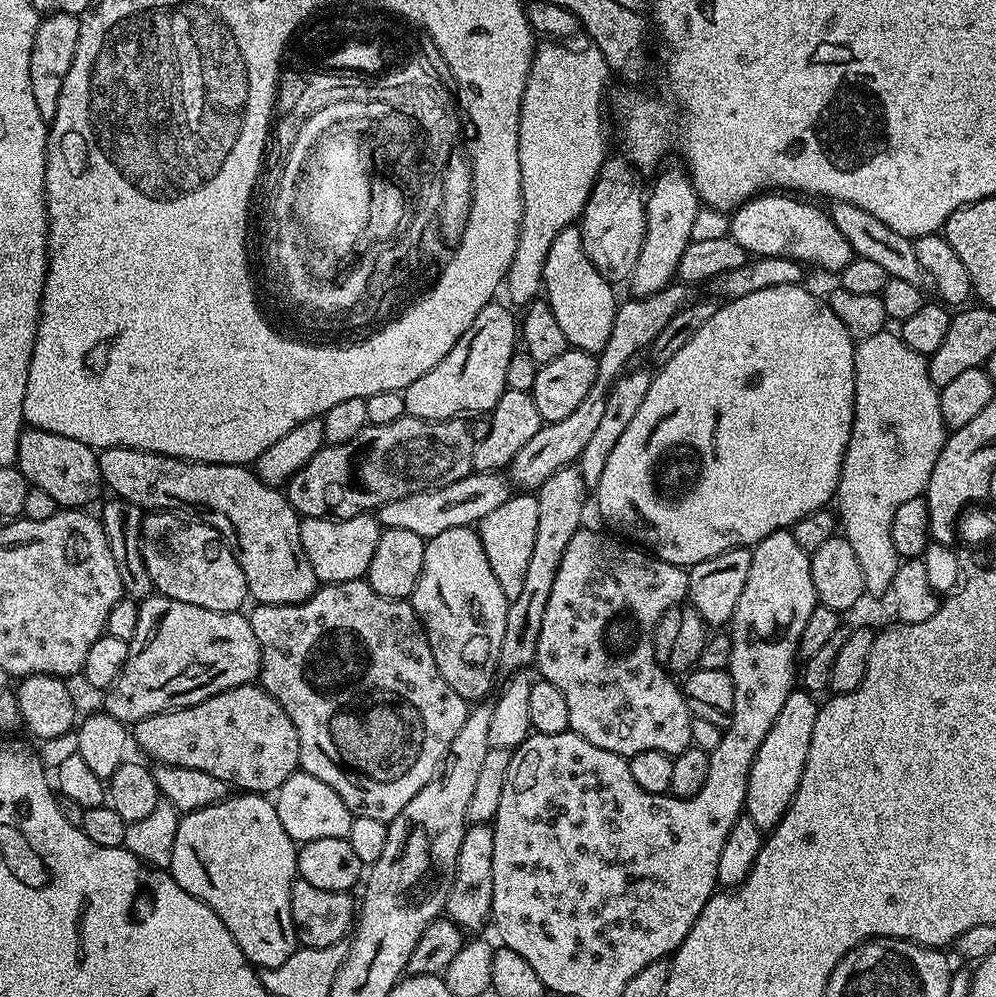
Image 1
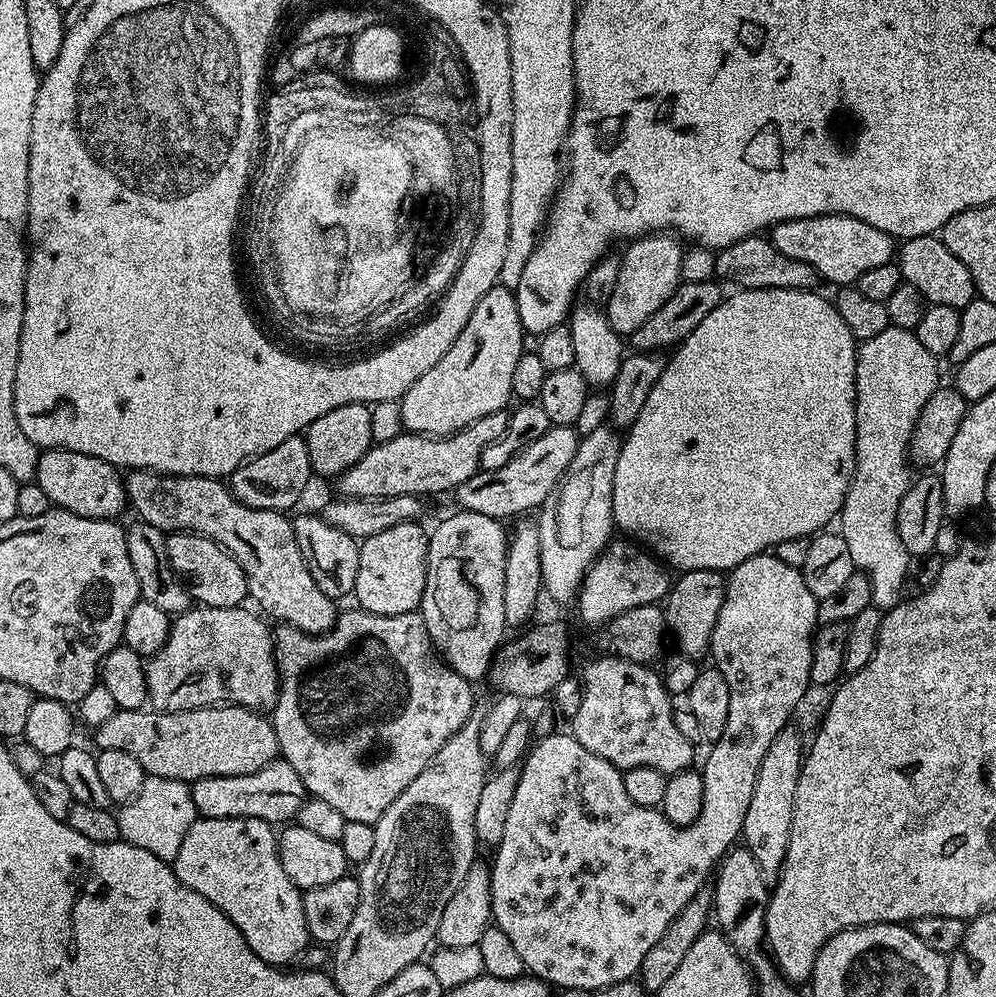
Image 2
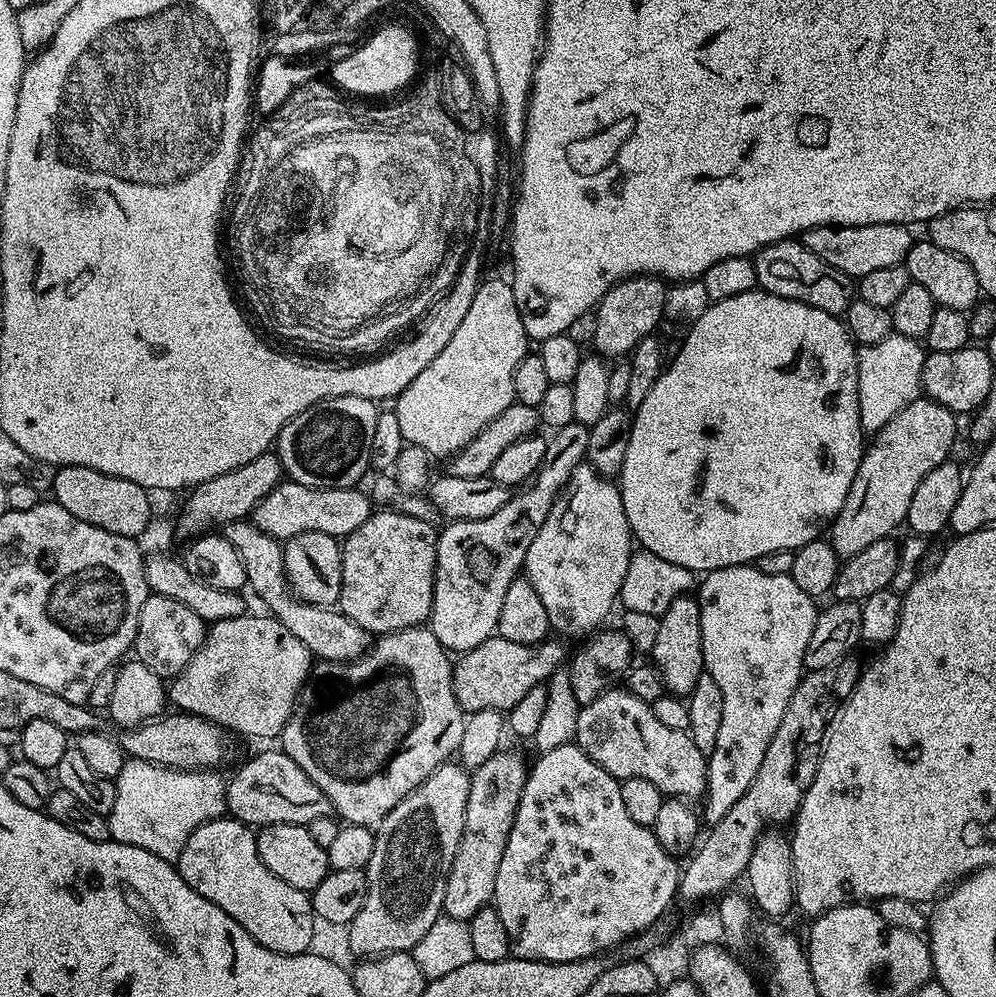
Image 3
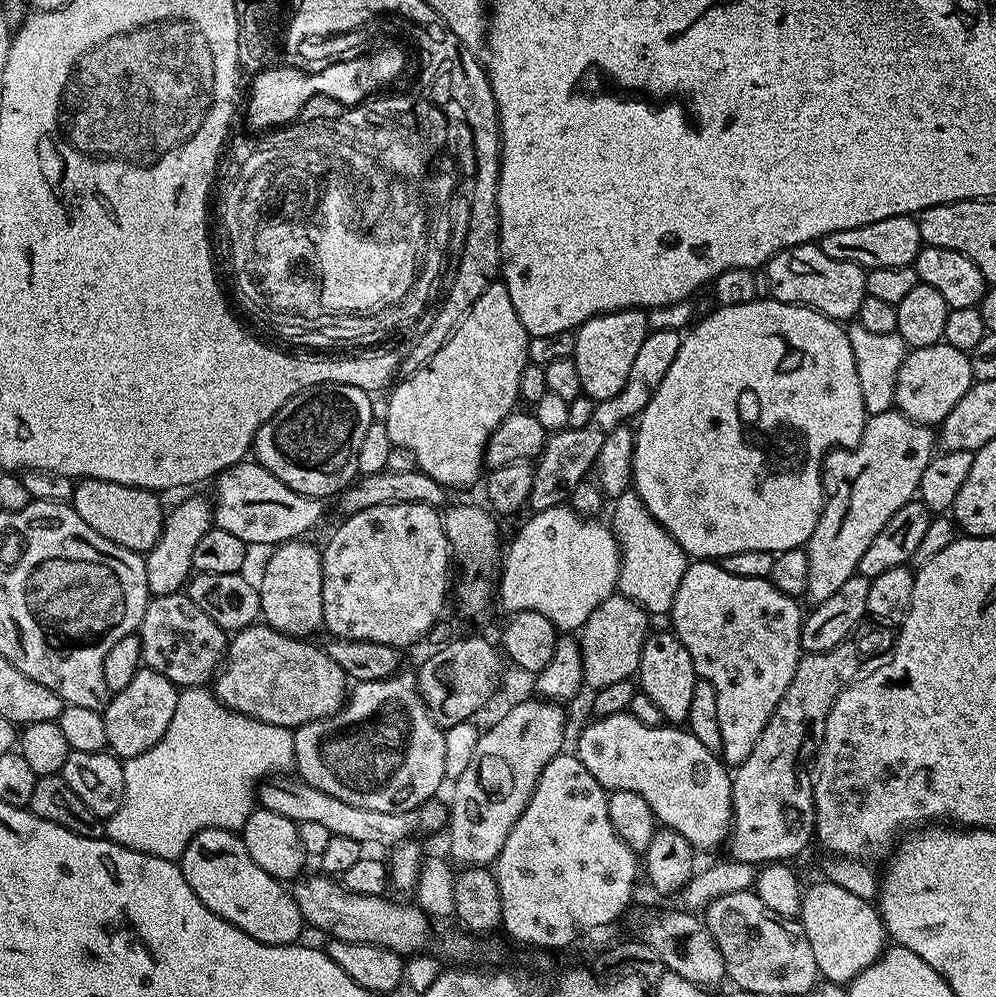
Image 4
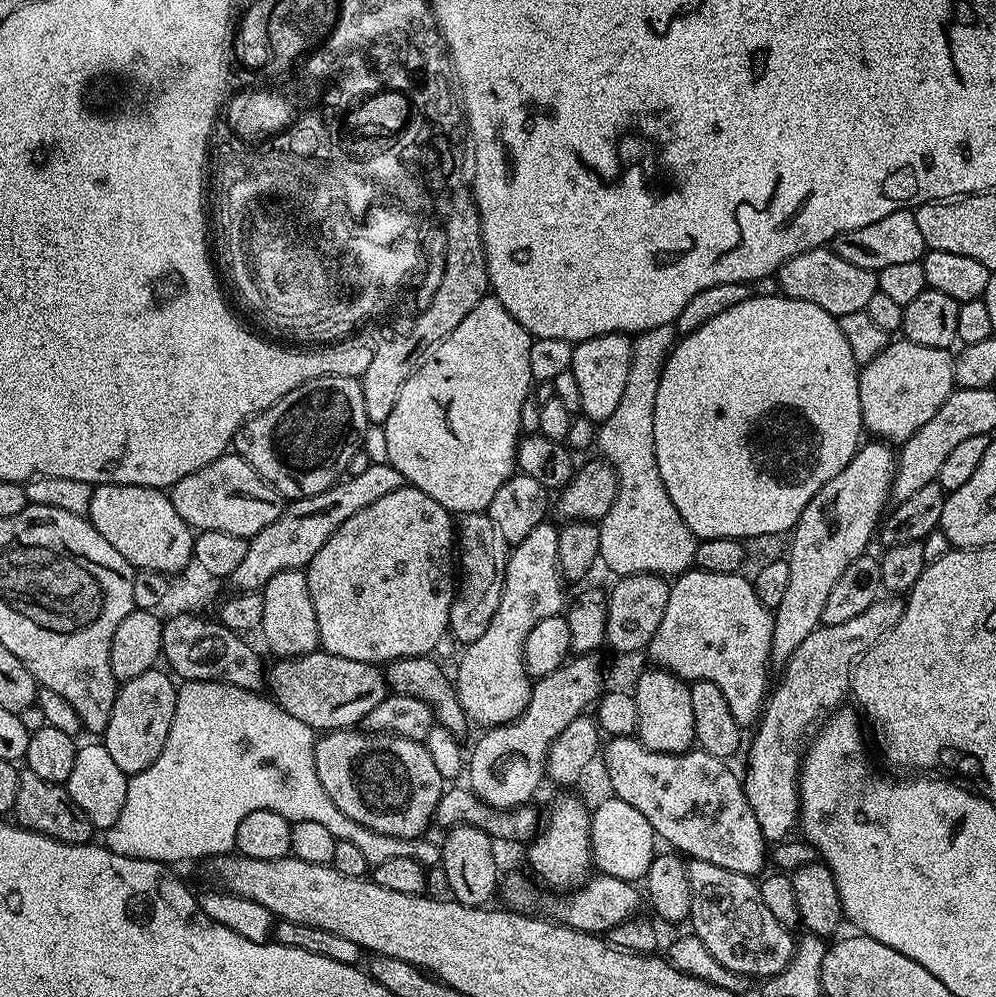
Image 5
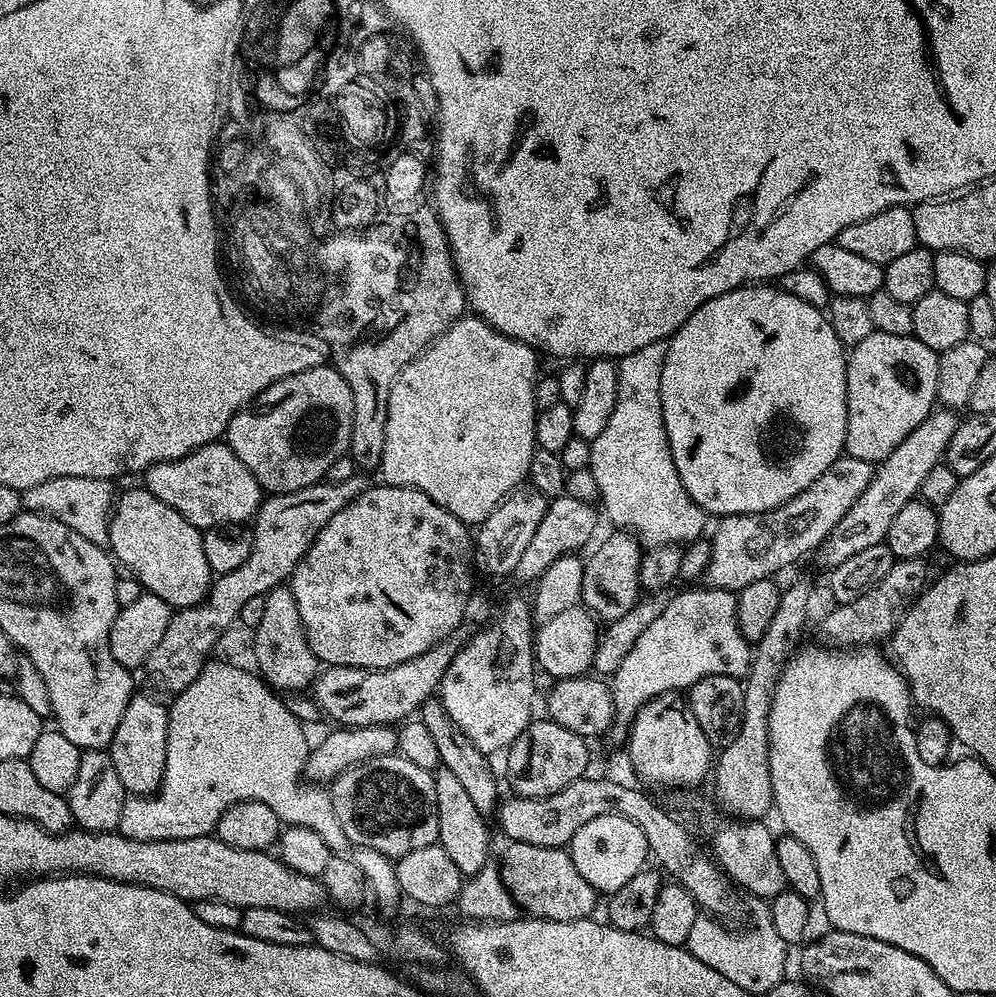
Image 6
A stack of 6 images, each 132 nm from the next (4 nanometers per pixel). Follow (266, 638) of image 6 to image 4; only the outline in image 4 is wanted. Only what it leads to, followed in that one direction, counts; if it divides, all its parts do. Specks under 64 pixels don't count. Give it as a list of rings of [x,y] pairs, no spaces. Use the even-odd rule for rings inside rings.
[[[304,538],[285,540],[271,549],[268,561],[264,564],[264,573],[258,579],[260,589],[260,615],[263,623],[269,624],[287,636],[312,638],[316,631],[324,628],[324,615],[322,614],[322,582],[324,581],[324,557],[319,547],[315,548]]]

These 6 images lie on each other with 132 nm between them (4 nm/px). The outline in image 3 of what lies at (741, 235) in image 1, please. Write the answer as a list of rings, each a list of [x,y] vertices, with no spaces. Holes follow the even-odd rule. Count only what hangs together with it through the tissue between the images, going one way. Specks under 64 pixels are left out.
[[[827,224],[803,232],[802,243],[806,246],[806,250],[818,254],[822,262],[830,262],[834,270],[842,270],[842,274],[859,278],[871,274],[873,270],[904,263],[914,243],[912,232],[911,227],[903,224],[867,224],[866,226]]]

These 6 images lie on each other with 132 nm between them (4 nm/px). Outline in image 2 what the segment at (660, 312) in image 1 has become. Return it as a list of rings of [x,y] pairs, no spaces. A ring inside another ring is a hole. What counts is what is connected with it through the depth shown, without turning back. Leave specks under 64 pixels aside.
[[[553,426],[542,434],[542,438],[538,438],[538,442],[530,442],[526,450],[510,458],[506,466],[498,466],[498,470],[489,472],[475,472],[454,490],[454,497],[460,503],[457,505],[463,510],[486,514],[486,518],[501,522],[507,521],[507,516],[520,518],[543,508],[546,498],[558,486],[562,474],[566,474],[566,466],[574,462],[574,454],[580,445],[576,430],[572,426]]]

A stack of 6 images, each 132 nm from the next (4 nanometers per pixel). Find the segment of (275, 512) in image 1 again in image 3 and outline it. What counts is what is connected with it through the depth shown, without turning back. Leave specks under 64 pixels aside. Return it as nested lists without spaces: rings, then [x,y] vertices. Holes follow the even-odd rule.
[[[237,522],[223,525],[222,534],[238,550],[242,566],[246,566],[247,587],[256,591],[256,596],[265,604],[267,611],[275,616],[306,650],[312,652],[317,661],[333,664],[356,660],[365,655],[370,647],[370,634],[358,626],[335,607],[323,608],[308,604],[293,596],[288,585],[288,575],[284,569],[284,546],[270,534],[258,530],[254,522]]]

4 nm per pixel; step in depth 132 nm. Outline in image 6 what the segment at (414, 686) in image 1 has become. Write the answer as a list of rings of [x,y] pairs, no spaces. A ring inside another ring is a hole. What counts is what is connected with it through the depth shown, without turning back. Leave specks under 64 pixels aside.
[[[402,755],[376,756],[373,760],[355,764],[331,781],[330,795],[334,814],[338,814],[338,822],[342,822],[342,830],[346,830],[346,838],[350,838],[353,845],[368,846],[370,850],[378,850],[378,854],[399,858],[410,854],[410,850],[422,850],[422,846],[439,841],[438,802],[434,798],[432,772],[422,766],[414,766],[414,762]]]

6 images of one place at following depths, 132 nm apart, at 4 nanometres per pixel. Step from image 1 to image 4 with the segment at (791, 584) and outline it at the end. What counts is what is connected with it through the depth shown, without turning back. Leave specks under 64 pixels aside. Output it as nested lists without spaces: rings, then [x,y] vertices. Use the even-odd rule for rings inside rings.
[[[693,559],[688,565],[686,574],[682,574],[682,586],[678,586],[678,594],[674,594],[674,602],[670,613],[670,619],[672,619],[671,631],[676,633],[676,637],[682,642],[682,646],[686,646],[686,650],[690,650],[690,662],[694,662],[697,677],[710,682],[710,686],[714,686],[714,690],[718,694],[718,727],[722,730],[740,730],[740,732],[732,732],[732,750],[740,750],[740,754],[750,754],[750,750],[754,750],[762,730],[766,730],[766,722],[770,722],[778,702],[782,702],[782,694],[786,694],[786,690],[794,678],[794,670],[798,666],[802,655],[800,647],[802,611],[800,612],[800,608],[796,604],[799,604],[797,597],[782,594],[782,590],[778,590],[772,585],[771,579],[738,578],[738,574],[726,574],[723,563],[711,560]]]

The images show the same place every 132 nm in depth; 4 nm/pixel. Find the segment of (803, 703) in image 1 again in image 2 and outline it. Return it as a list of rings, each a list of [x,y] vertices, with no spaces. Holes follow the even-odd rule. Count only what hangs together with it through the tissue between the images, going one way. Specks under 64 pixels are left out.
[[[795,727],[784,728],[770,742],[770,750],[766,750],[766,758],[758,766],[758,782],[754,782],[754,794],[750,797],[750,806],[746,810],[746,822],[742,833],[742,844],[754,854],[754,862],[758,862],[758,870],[762,870],[764,880],[769,886],[775,885],[780,879],[780,871],[786,858],[786,850],[790,842],[790,822],[794,818],[794,794],[798,790],[798,778],[800,777],[800,765],[803,764],[806,755],[805,741],[800,741],[800,736],[794,730]]]

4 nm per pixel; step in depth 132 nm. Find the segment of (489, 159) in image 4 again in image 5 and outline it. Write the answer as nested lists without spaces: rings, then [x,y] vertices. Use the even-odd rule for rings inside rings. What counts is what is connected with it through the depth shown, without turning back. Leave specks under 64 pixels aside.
[[[460,196],[460,204],[440,204],[440,212],[448,221],[447,245],[448,270],[444,277],[443,287],[431,303],[417,311],[416,321],[405,332],[392,336],[389,340],[376,344],[376,353],[370,361],[366,374],[359,377],[362,386],[362,398],[366,402],[366,414],[369,425],[382,426],[386,418],[390,418],[390,410],[394,410],[394,402],[398,402],[398,394],[406,382],[406,378],[416,370],[417,364],[430,349],[437,344],[474,306],[478,306],[481,298],[489,295],[488,267],[484,257],[484,239],[480,229],[480,211],[476,199],[472,196]]]

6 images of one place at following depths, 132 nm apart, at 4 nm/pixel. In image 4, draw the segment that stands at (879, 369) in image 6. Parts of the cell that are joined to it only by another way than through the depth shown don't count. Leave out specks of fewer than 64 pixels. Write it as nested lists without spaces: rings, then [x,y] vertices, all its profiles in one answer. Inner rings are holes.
[[[943,342],[925,348],[913,348],[905,355],[898,370],[895,407],[914,422],[939,426],[943,424],[946,414],[950,414],[950,410],[962,402],[973,383],[967,352],[954,350],[954,346]]]

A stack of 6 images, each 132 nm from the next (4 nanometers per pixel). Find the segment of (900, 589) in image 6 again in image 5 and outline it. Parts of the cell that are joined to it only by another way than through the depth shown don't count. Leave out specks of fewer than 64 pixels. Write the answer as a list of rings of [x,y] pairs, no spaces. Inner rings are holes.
[[[881,598],[862,610],[862,614],[850,618],[850,622],[818,627],[783,665],[784,677],[767,697],[748,748],[748,769],[742,772],[744,793],[765,841],[783,842],[793,835],[792,827],[797,827],[800,818],[800,769],[806,741],[814,726],[845,703],[856,661],[896,625],[904,605],[900,598]]]

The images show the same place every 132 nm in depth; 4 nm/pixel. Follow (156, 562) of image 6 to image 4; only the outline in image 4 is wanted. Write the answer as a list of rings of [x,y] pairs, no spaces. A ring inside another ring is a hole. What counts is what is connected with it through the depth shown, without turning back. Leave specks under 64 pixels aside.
[[[81,479],[73,487],[70,501],[73,510],[102,538],[110,538],[110,542],[118,542],[118,546],[126,546],[126,550],[134,550],[147,554],[159,542],[163,532],[165,509],[160,509],[160,500],[155,491],[146,488],[131,488],[105,480]]]

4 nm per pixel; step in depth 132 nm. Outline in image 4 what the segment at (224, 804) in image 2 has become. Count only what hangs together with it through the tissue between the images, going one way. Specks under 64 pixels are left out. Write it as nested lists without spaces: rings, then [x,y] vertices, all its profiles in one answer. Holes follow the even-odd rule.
[[[272,778],[259,789],[259,807],[270,810],[274,814],[282,814],[297,822],[322,822],[332,836],[354,838],[362,846],[381,844],[385,850],[391,850],[397,844],[420,836],[432,836],[435,832],[443,833],[448,827],[450,808],[440,798],[427,800],[414,810],[405,812],[383,812],[382,810],[362,810],[362,806],[350,806],[342,802],[342,798],[334,798],[314,786],[304,783],[299,778]]]

